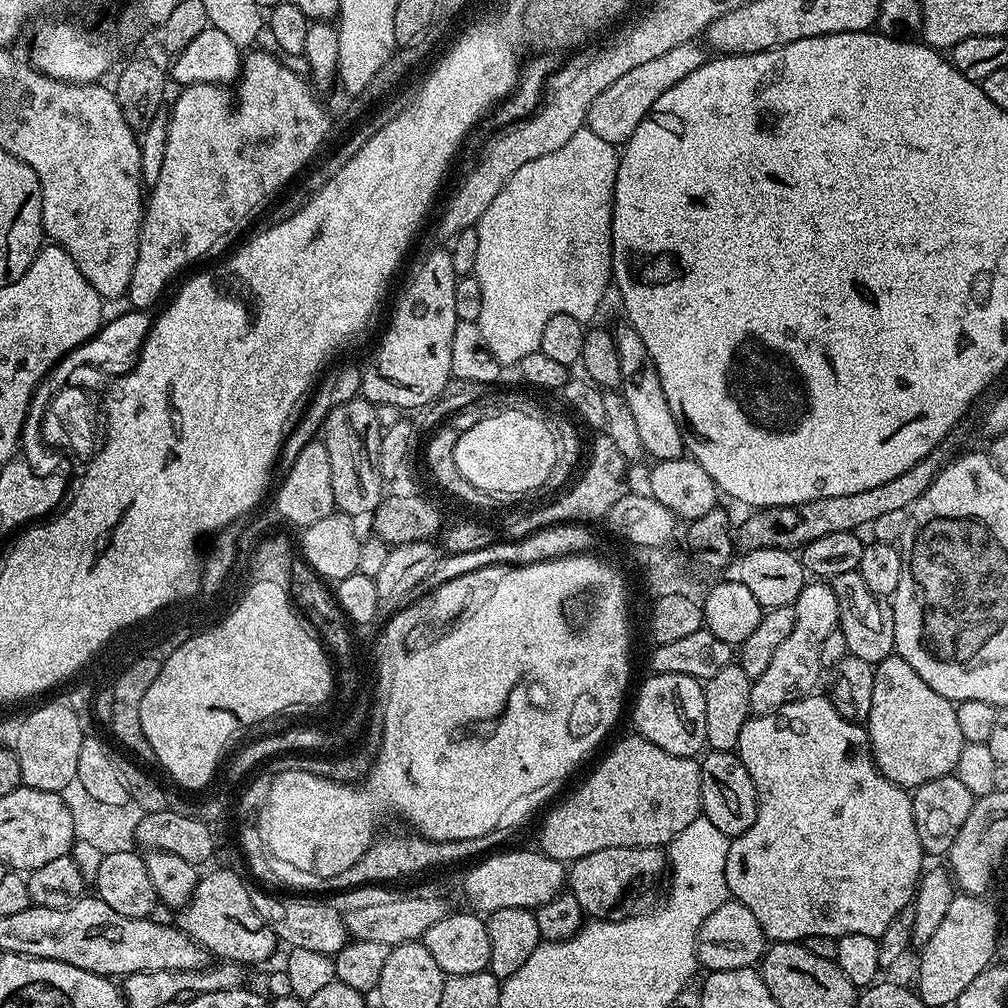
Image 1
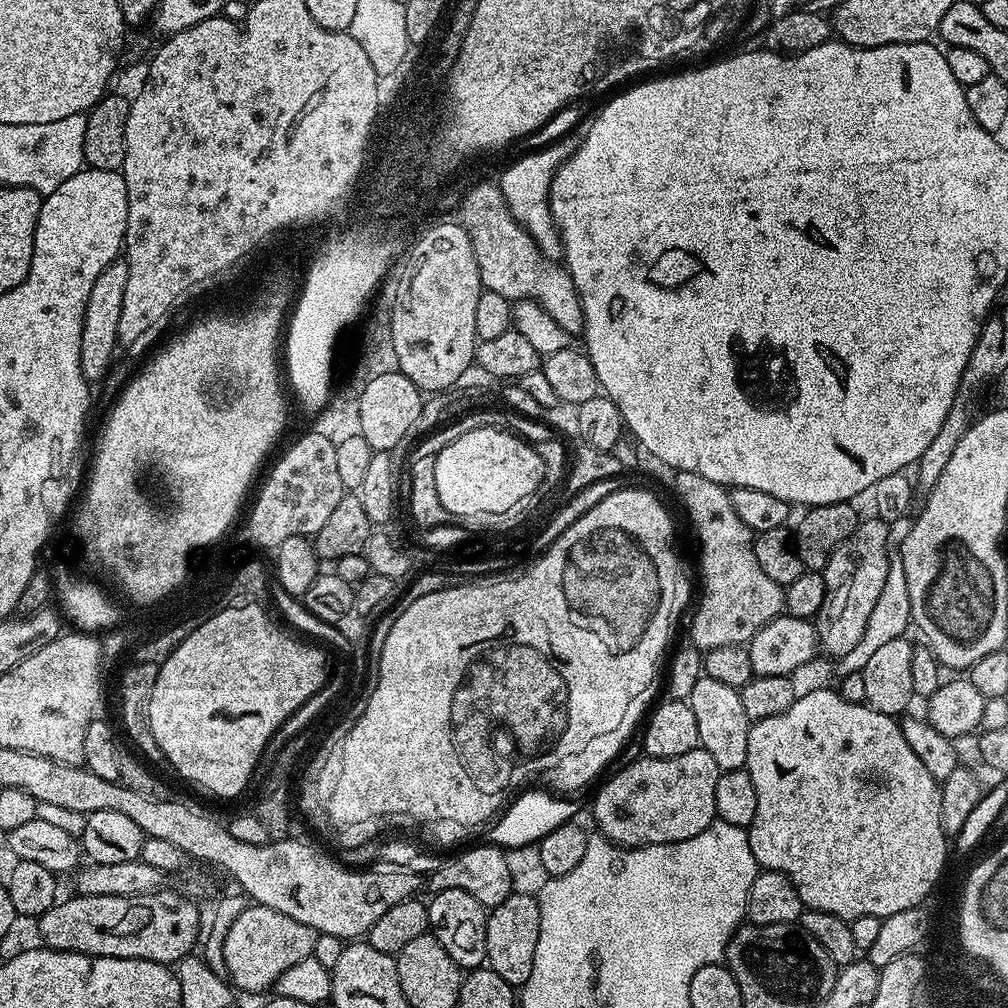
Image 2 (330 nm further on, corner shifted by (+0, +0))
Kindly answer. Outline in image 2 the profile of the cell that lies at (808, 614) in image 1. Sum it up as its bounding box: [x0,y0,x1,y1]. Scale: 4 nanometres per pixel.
[814,518,890,658]

